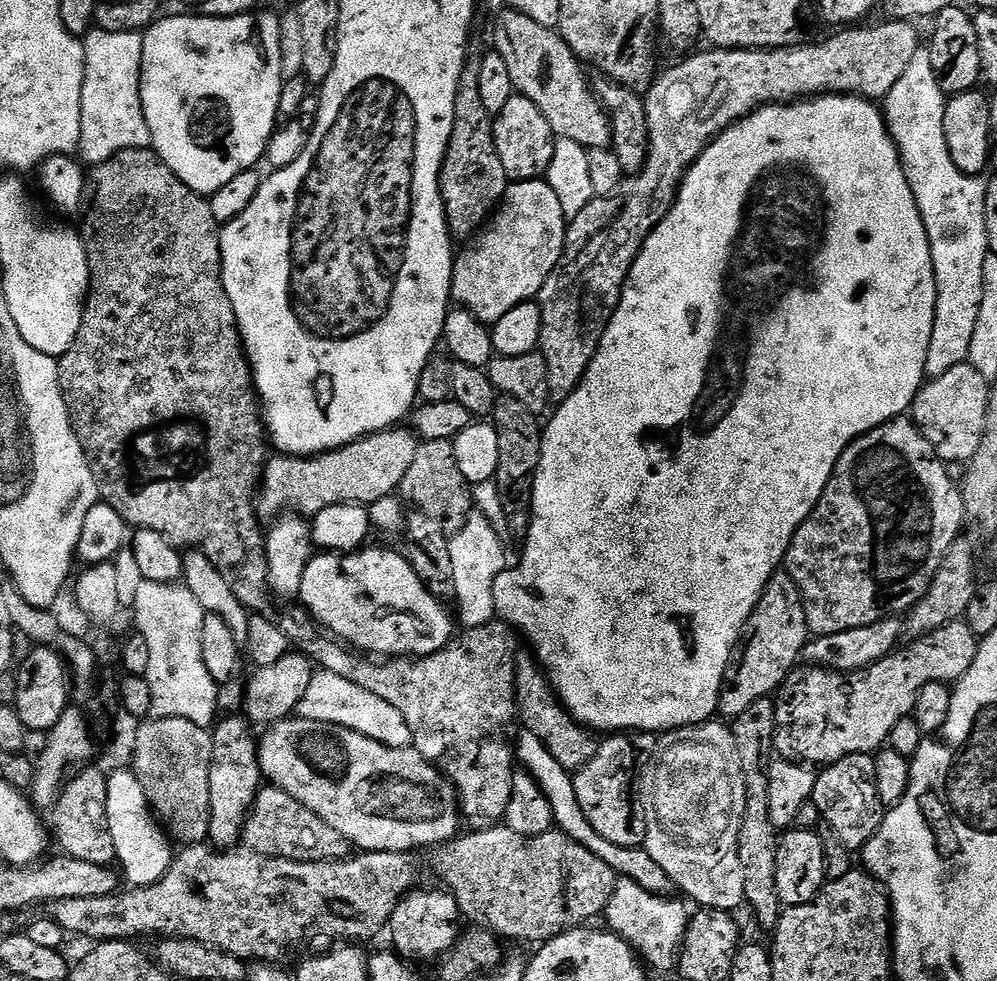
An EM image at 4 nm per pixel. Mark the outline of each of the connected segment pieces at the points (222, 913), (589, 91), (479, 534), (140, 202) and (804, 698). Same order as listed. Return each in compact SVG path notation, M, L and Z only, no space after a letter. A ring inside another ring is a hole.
M208 842L189 844L173 855L172 865L166 874L150 886L128 886L98 898L54 900L47 905L46 912L64 928L65 933L81 932L92 942L131 941L136 938L132 936L175 938L209 944L245 962L280 962L287 952L302 947L315 932L317 942L328 945L333 942L360 942L356 940L368 940L380 931L383 933L401 900L417 887L412 858L402 852L360 852L346 860L298 862L263 856L243 846L220 851ZM268 884L284 884L284 900L275 896Z
M504 10L496 20L496 48L500 51L502 67L512 79L512 87L519 95L530 98L538 110L550 122L553 136L561 141L569 140L585 150L604 150L612 143L612 122L603 104L596 99L590 80L584 77L581 61L572 53L570 46L561 38L559 31L539 25L526 14Z
M473 512L468 516L468 520L459 531L453 533L449 539L450 546L450 562L453 563L452 583L454 600L458 602L457 619L461 620L463 629L477 628L486 625L492 619L495 619L496 607L494 606L494 582L498 578L498 574L504 572L508 566L506 561L506 552L499 538L499 531L493 527L484 514L481 512Z
M151 147L122 150L118 154L114 154L114 158L95 165L95 167L91 169L91 172L90 198L92 194L92 209L88 212L88 232L86 231L90 278L88 279L88 294L84 301L84 317L82 318L82 326L76 335L76 341L69 346L68 351L65 352L63 356L59 357L58 361L61 394L64 395L66 406L69 408L69 417L72 419L72 424L76 428L76 434L84 447L86 458L90 462L90 470L94 474L96 485L100 491L99 499L103 501L103 503L113 507L128 526L145 528L146 530L158 530L158 534L162 534L171 544L176 545L176 547L181 550L199 550L204 552L206 556L210 558L212 565L220 571L222 578L226 578L226 582L230 582L230 590L234 590L234 595L238 598L238 602L242 602L242 606L247 608L249 613L267 613L269 611L268 603L274 600L274 596L272 592L269 591L268 586L267 550L265 548L266 532L264 528L260 529L260 527L262 527L262 521L256 514L256 497L260 486L260 477L264 475L264 466L267 464L270 455L270 440L266 435L266 421L262 415L260 397L252 378L252 366L248 362L248 353L245 352L240 338L240 325L236 322L234 306L230 302L230 298L224 289L224 267L222 266L222 254L220 253L221 225L216 223L216 219L212 213L211 203L209 203L205 197L201 196L199 192L190 190L190 186L183 184L179 178L172 173L170 166L166 166L166 162L162 162Z
M964 620L950 622L946 626L942 626L930 634L913 639L911 642L913 644L910 645L909 648L901 647L899 650L893 652L892 655L883 656L877 664L872 664L870 667L863 668L857 672L833 672L830 668L808 666L805 667L806 670L800 677L796 674L789 676L788 679L784 681L778 693L779 699L781 698L781 700L777 699L775 701L776 735L774 737L774 752L777 752L777 754L784 760L801 760L802 763L808 764L804 766L816 766L812 764L827 766L834 762L838 762L847 756L862 754L863 752L875 754L887 745L888 735L890 734L890 730L894 730L894 725L896 725L897 722L902 722L902 718L912 716L914 706L918 702L918 694L922 694L922 686L926 686L930 682L942 682L943 684L948 684L949 682L961 680L966 674L966 670L970 670L970 666L974 666L974 658L980 649L980 640L974 634L974 630L970 630L970 626Z

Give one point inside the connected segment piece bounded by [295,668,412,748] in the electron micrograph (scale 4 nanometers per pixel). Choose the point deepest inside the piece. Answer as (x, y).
(330, 699)

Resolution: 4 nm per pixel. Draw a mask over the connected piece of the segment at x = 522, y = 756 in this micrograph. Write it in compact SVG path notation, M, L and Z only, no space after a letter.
M521 731L519 735L520 741L515 741L514 744L515 759L519 763L520 760L524 763L521 765L535 778L536 783L544 791L544 797L548 799L552 807L552 819L555 827L559 831L565 832L570 838L574 838L574 842L586 846L586 850L590 850L590 854L598 854L598 858L602 858L602 862L606 862L606 866L615 870L617 877L632 879L648 892L669 895L674 888L672 879L662 870L662 866L659 866L658 862L654 862L649 852L643 847L623 848L614 842L606 842L606 838L599 836L594 830L594 826L590 826L590 822L586 822L586 814L582 814L582 806L578 806L578 798L574 794L574 782L572 781L573 773L558 766L554 754L550 754L550 750L546 750L546 746L542 746L542 742L538 742L538 738L534 738L534 734Z

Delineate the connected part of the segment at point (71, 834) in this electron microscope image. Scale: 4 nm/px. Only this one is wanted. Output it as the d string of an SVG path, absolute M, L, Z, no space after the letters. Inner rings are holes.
M81 767L61 788L60 795L56 797L56 803L50 812L53 824L51 827L54 829L55 843L56 840L60 843L59 851L63 855L73 856L82 862L111 865L116 860L116 851L106 814L108 776L102 769L92 767Z

